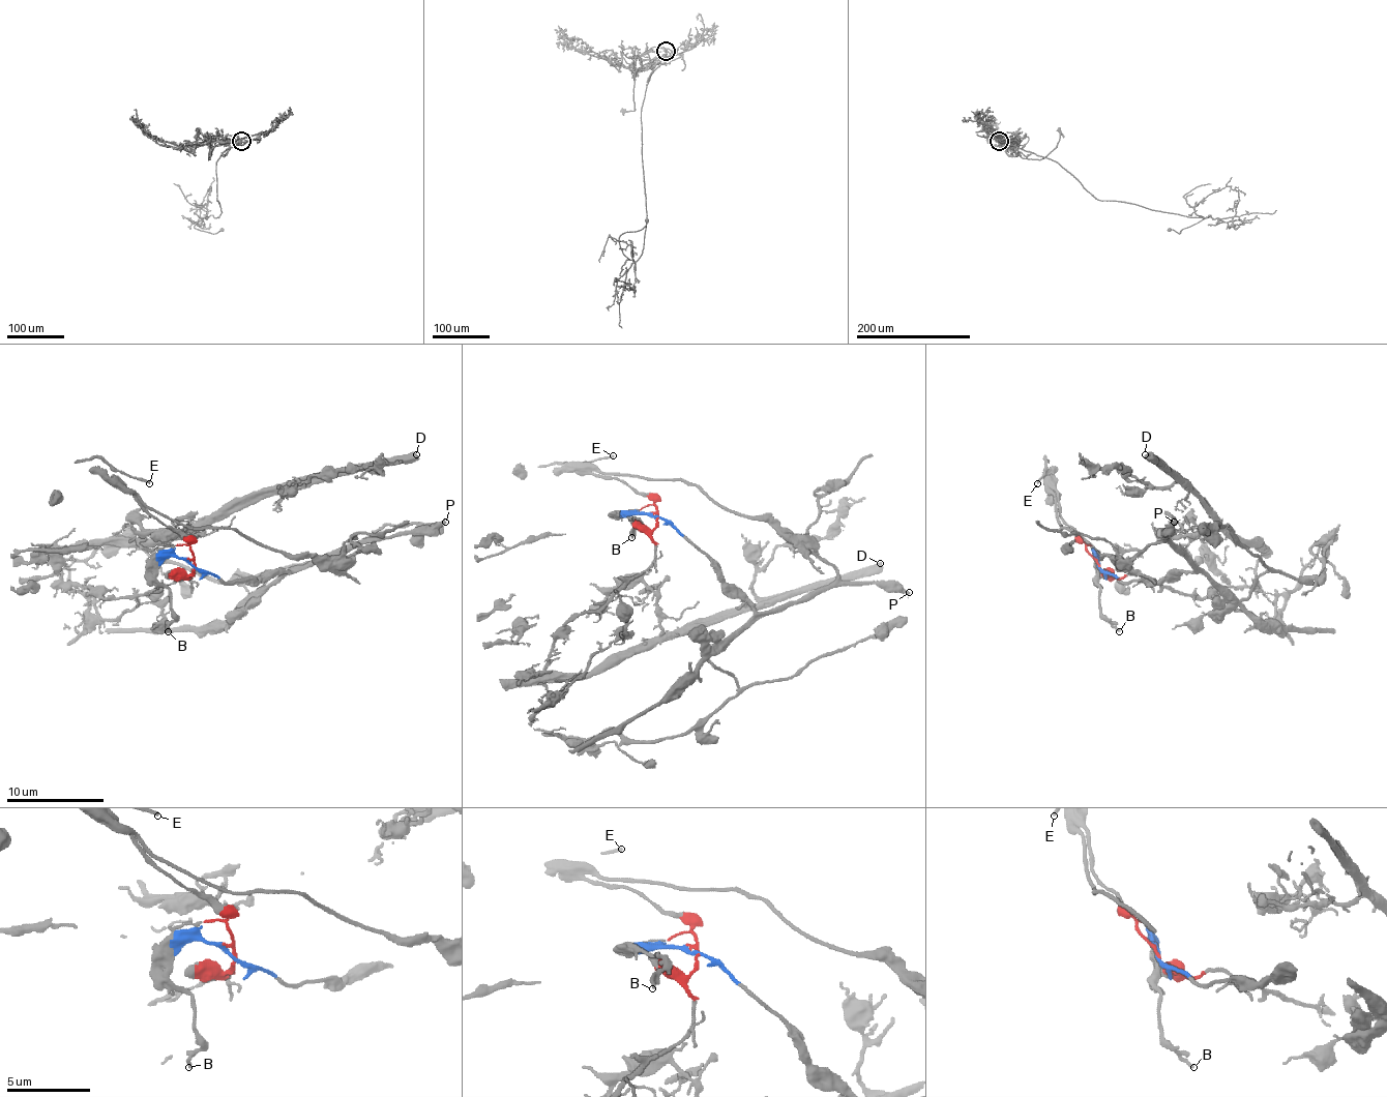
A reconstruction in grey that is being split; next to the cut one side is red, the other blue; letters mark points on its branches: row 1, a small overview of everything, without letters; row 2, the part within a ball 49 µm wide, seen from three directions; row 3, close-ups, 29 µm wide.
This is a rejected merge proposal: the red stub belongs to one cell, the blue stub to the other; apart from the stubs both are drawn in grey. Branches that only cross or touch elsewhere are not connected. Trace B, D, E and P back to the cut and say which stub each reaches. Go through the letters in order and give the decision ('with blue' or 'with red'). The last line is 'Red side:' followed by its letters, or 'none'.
B: with blue
D: with red
E: with red
P: with blue
Red side: D, E

